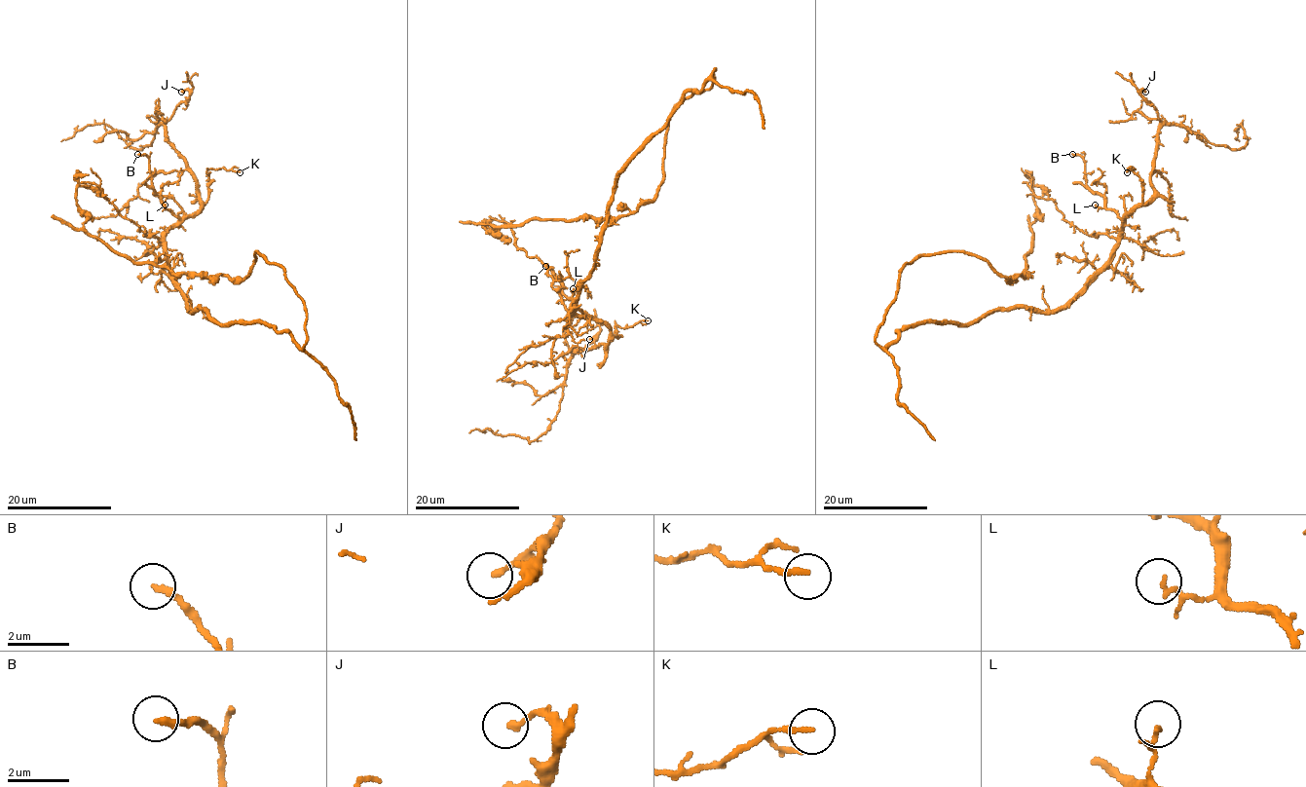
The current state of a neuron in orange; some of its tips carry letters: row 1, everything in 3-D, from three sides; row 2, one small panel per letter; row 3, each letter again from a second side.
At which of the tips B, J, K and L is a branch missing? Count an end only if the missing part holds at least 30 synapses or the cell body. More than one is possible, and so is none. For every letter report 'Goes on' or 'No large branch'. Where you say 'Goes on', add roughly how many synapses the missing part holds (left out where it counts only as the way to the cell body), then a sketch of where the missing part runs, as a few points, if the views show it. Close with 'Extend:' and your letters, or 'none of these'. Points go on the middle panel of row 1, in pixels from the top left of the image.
B: No large branch
J: No large branch
K: No large branch
L: No large branch
Extend: none of these

